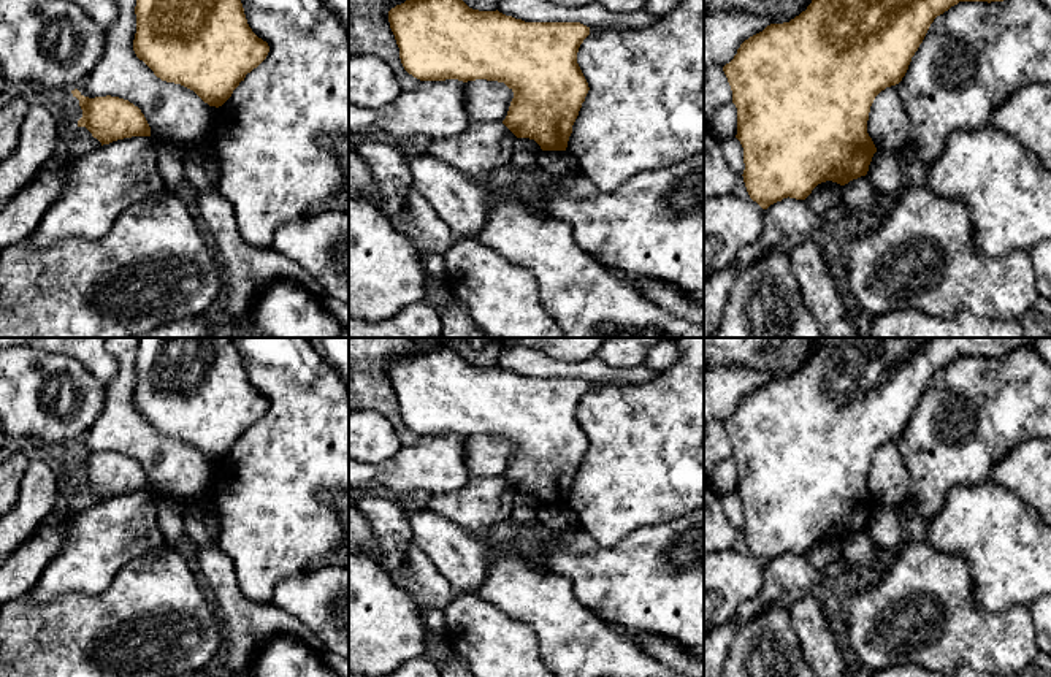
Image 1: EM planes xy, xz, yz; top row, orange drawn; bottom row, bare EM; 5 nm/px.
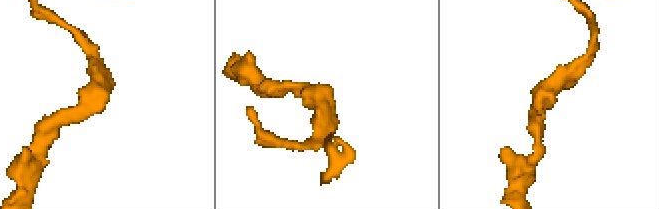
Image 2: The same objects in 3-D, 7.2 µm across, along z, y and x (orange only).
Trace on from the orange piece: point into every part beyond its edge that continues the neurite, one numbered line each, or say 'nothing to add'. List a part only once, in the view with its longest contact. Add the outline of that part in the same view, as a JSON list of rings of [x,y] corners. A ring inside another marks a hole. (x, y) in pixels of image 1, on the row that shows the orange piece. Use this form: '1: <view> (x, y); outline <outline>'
nothing to add

